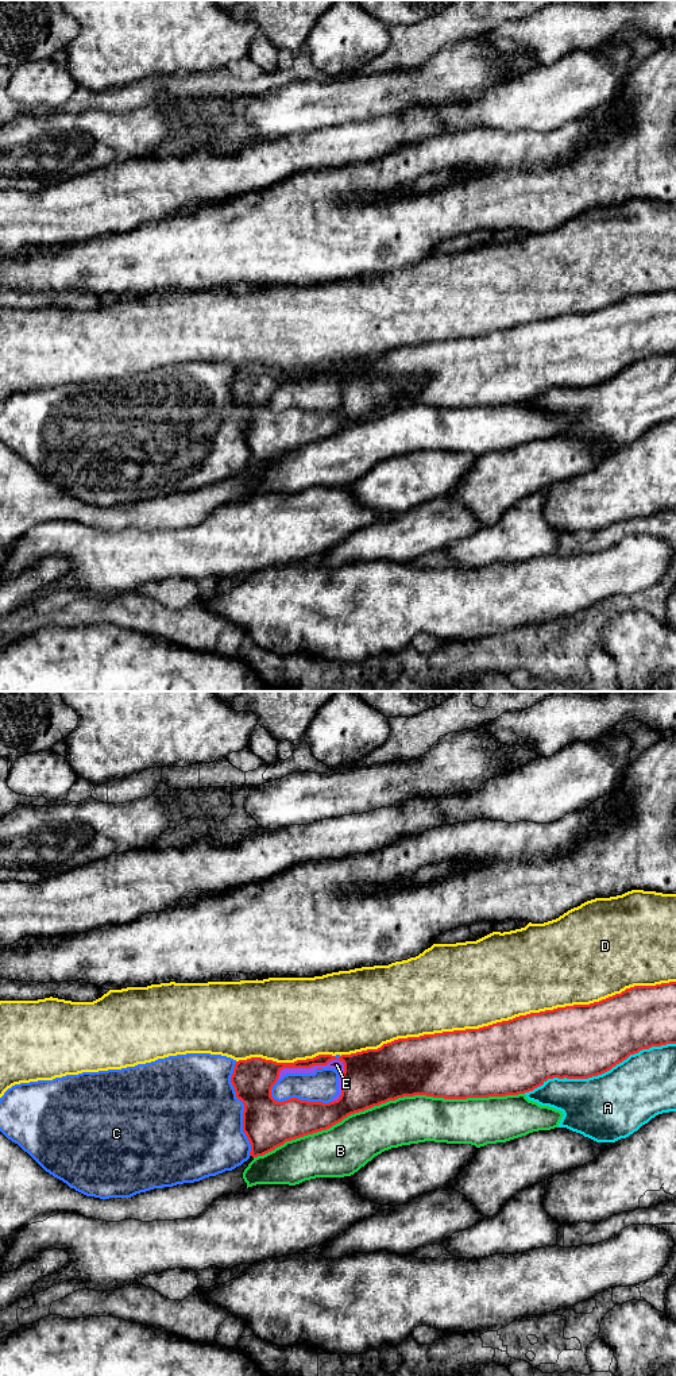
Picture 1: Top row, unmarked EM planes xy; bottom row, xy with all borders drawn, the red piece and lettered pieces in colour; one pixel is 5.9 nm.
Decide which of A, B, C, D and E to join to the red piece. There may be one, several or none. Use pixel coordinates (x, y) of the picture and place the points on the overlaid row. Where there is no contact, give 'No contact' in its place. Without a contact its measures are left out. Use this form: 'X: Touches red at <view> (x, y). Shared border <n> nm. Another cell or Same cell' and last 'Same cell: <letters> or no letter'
A: Touches red at xy (599, 1074). Shared border 950 nm. Another cell
B: Touches red at xy (389, 1099). Shared border 1650 nm. Another cell
C: Touches red at xy (244, 1109). Shared border 550 nm. Another cell
D: Touches red at xy (509, 1020). Shared border 2050 nm. Another cell
E: Touches red at xy (308, 1067). Shared border 420 nm. Another cell
Same cell: no letter

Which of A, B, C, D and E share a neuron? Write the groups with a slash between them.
A / B / C E / D

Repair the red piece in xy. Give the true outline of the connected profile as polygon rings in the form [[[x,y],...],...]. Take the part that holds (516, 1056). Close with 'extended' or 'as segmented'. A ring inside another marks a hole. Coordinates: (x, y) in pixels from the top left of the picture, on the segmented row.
[[[676,982],[656,986],[634,986],[621,994],[590,1005],[573,1005],[530,1013],[479,1029],[398,1038],[383,1044],[378,1049],[341,1055],[339,1059],[332,1055],[318,1055],[313,1059],[297,1060],[294,1063],[277,1063],[262,1057],[239,1060],[235,1064],[231,1083],[236,1098],[244,1105],[243,1132],[251,1144],[250,1155],[258,1157],[274,1150],[286,1141],[327,1130],[351,1114],[398,1098],[426,1095],[444,1099],[467,1099],[525,1094],[553,1078],[588,1079],[602,1075],[626,1060],[630,1055],[667,1044],[676,1044]],[[332,1060],[340,1060],[344,1064],[341,1095],[337,1101],[322,1103],[290,1098],[278,1102],[271,1096],[271,1088],[283,1068],[327,1065]]] | as segmented

